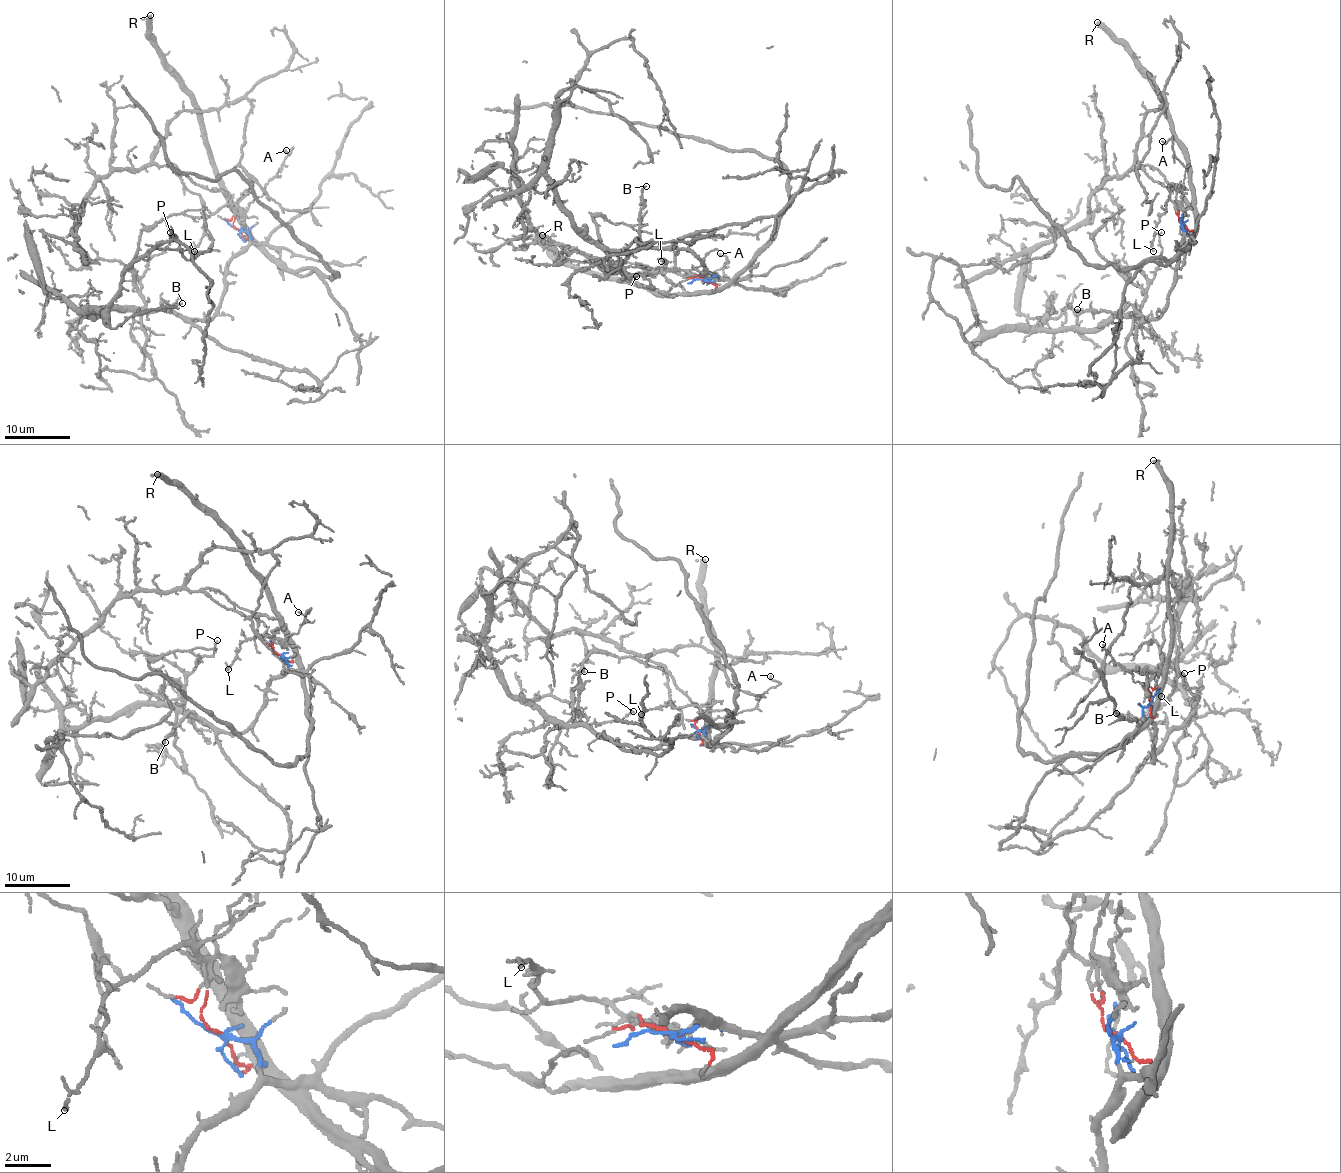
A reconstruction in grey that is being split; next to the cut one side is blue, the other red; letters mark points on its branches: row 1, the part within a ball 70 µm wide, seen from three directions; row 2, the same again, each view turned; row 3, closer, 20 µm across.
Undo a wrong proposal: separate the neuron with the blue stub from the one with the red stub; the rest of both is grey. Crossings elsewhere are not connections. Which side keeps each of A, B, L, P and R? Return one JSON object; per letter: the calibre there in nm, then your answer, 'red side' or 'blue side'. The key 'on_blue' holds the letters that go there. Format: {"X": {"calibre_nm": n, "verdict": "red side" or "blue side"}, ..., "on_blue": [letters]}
{"A": {"calibre_nm": 120, "verdict": "red side"}, "B": {"calibre_nm": 110, "verdict": "blue side"}, "L": {"calibre_nm": 80, "verdict": "red side"}, "P": {"calibre_nm": 130, "verdict": "blue side"}, "R": {"calibre_nm": 440, "verdict": "red side"}, "on_blue": ["B", "P"]}

